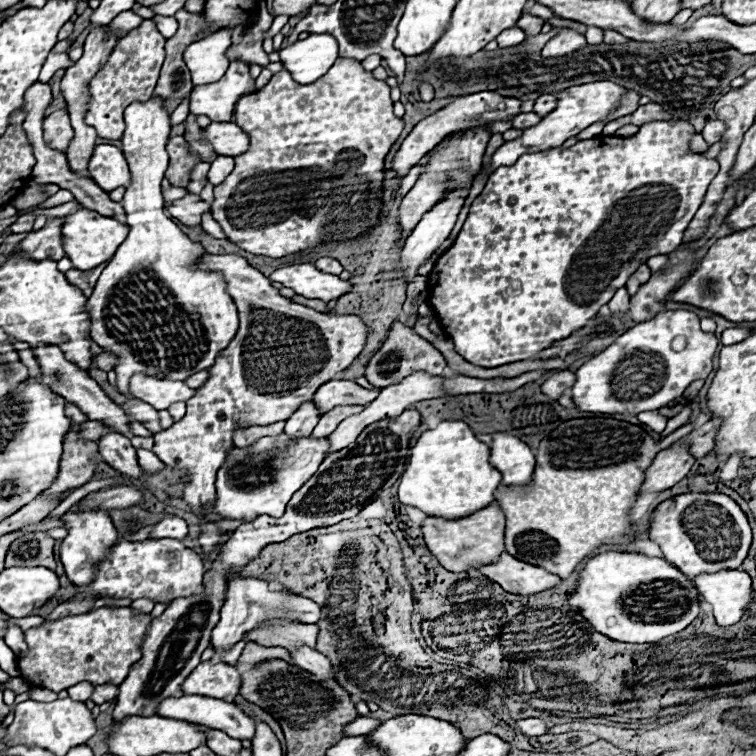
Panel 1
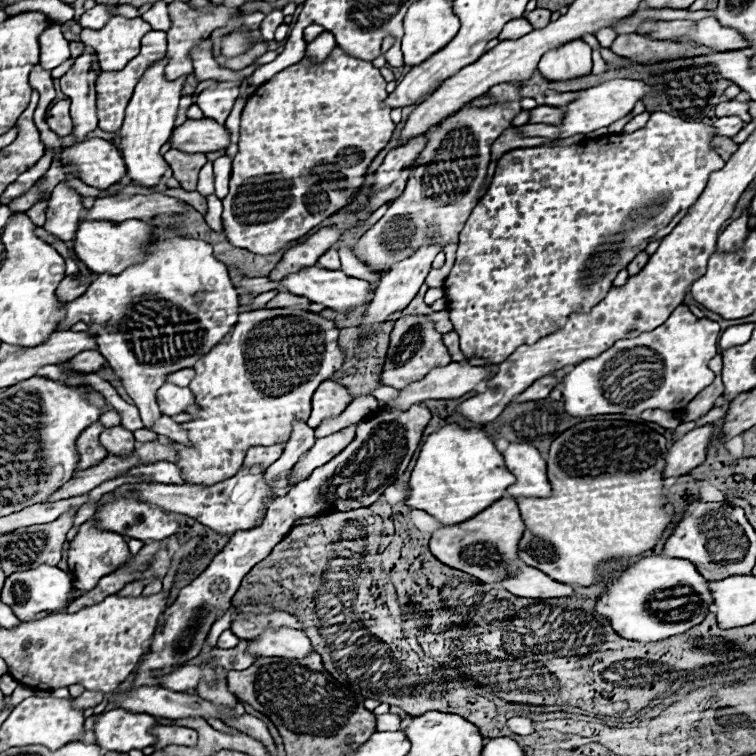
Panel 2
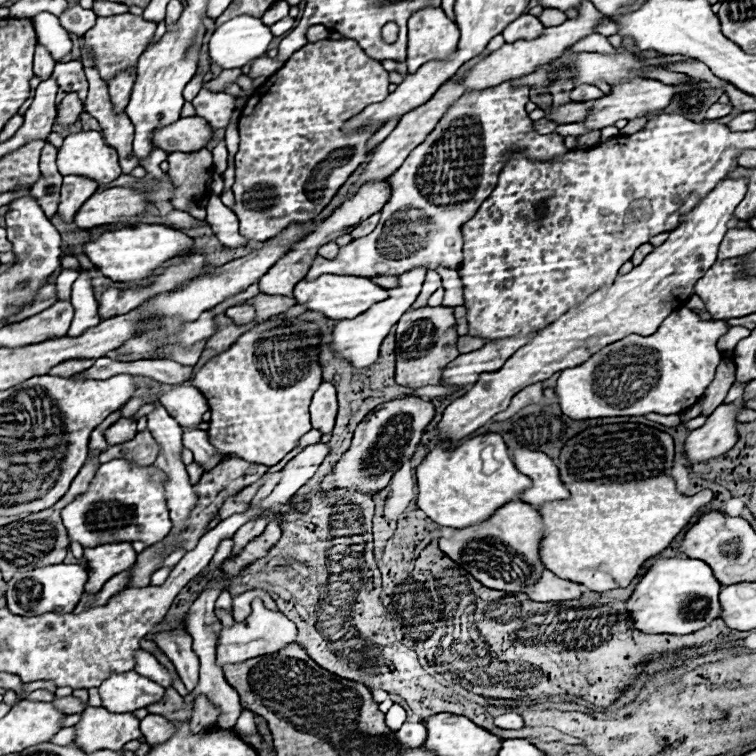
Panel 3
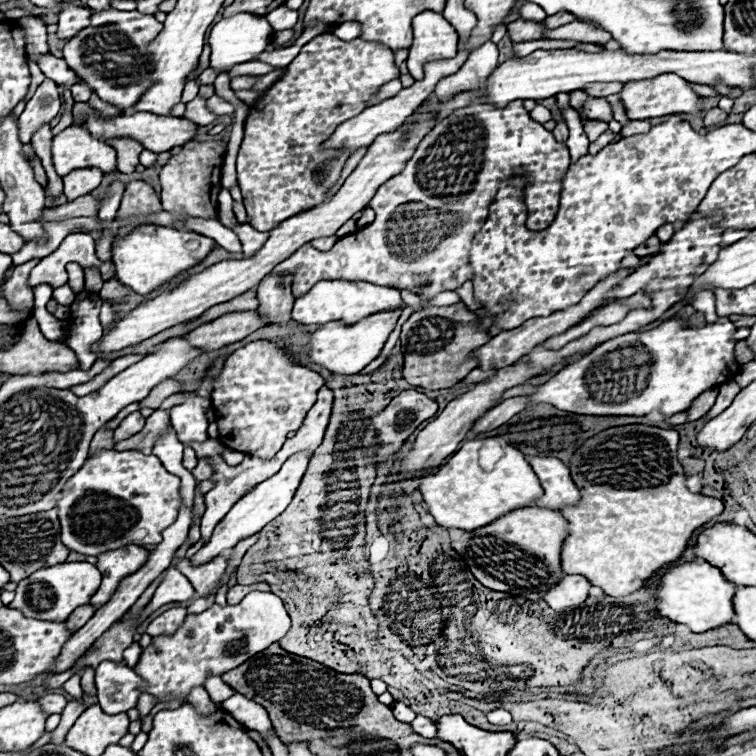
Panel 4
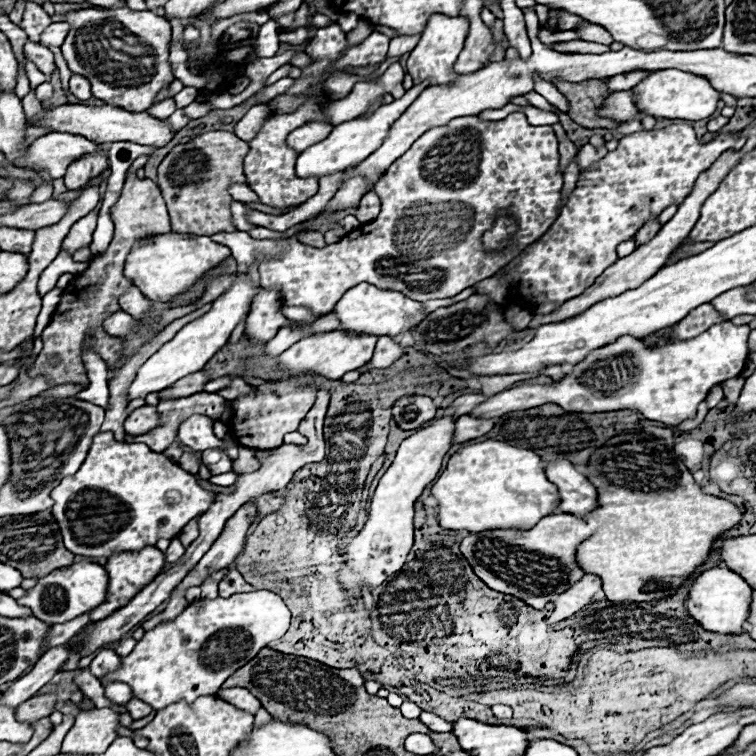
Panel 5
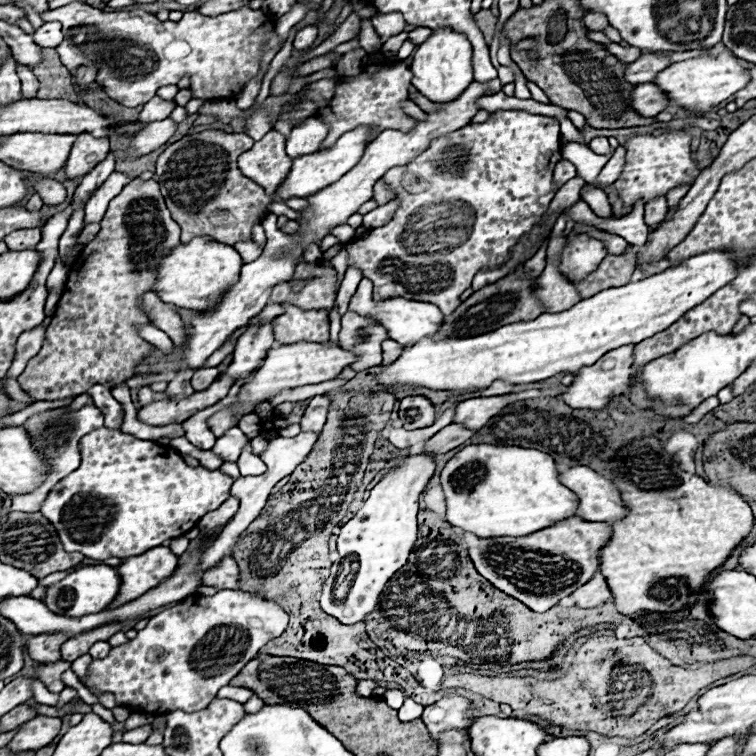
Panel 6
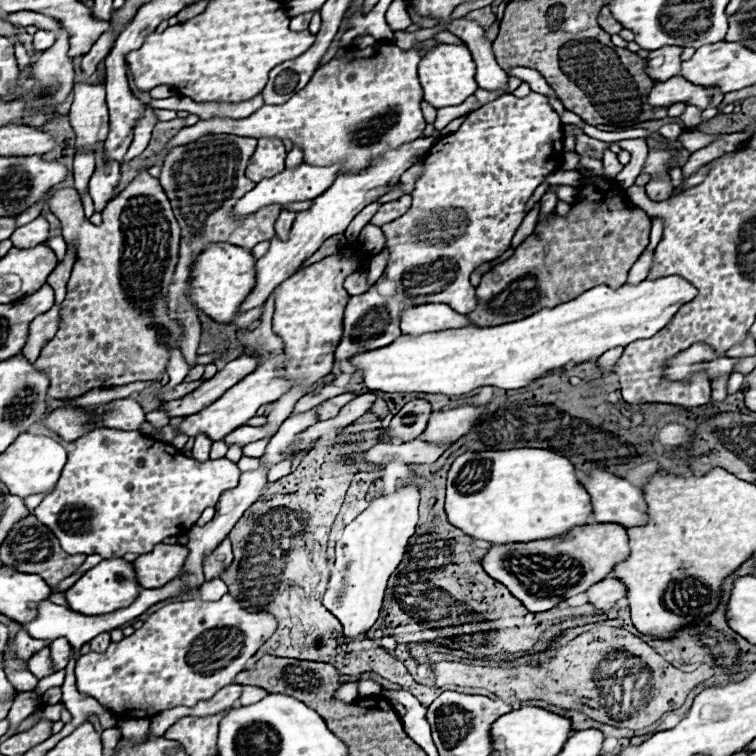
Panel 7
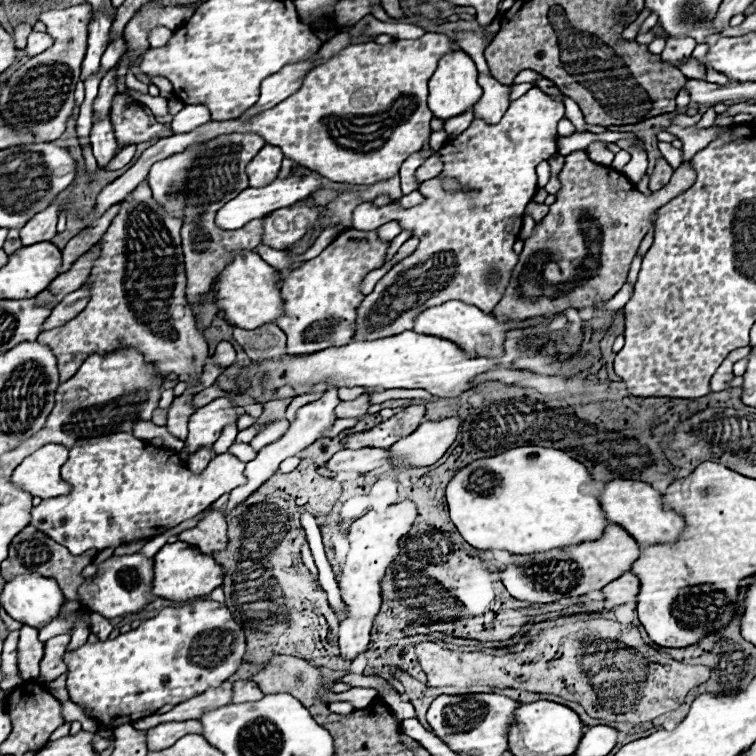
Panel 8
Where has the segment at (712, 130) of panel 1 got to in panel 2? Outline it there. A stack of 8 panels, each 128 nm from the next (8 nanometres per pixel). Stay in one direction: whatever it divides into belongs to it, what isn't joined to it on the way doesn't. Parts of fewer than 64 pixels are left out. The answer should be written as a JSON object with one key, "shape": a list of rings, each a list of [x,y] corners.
{"shape":[[[724,116],[714,122],[718,136],[728,136],[728,138],[736,136],[744,126],[746,126],[746,122],[742,122],[738,116]]]}

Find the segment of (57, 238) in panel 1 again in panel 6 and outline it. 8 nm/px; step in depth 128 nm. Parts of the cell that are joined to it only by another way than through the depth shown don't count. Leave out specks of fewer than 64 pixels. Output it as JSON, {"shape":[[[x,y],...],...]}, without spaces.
{"shape":[[[88,132],[76,134],[76,142],[74,142],[68,162],[66,162],[66,176],[70,180],[74,180],[76,176],[90,172],[100,160],[106,158],[108,152],[110,152],[110,138],[108,136],[94,138]]]}

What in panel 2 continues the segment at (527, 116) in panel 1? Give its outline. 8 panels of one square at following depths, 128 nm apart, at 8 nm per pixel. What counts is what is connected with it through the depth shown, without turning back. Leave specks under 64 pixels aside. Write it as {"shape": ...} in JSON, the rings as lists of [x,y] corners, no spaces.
{"shape":[[[538,106],[532,110],[530,124],[560,124],[564,118],[566,108],[552,108],[552,106]]]}

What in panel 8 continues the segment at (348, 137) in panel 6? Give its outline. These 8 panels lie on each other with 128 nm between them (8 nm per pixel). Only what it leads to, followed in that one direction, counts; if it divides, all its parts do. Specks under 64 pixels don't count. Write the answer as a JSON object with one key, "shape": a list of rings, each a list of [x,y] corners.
{"shape":[[[316,174],[310,176],[302,176],[302,178],[284,178],[284,180],[274,180],[264,188],[246,188],[244,192],[240,192],[240,196],[236,196],[234,200],[230,200],[228,204],[224,204],[218,212],[216,212],[216,226],[224,228],[224,230],[236,230],[242,228],[244,224],[248,224],[250,220],[256,218],[264,218],[266,214],[278,210],[278,208],[286,208],[296,204],[298,200],[310,196],[310,192],[320,190],[322,184],[318,180]]]}

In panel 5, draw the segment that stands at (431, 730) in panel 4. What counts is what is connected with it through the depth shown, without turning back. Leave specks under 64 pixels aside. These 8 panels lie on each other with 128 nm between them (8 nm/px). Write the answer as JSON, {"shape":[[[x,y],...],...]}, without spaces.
{"shape":[[[422,712],[422,714],[420,714],[420,720],[422,720],[432,732],[450,732],[450,730],[452,730],[452,722],[440,718],[440,716],[434,714],[434,712]]]}

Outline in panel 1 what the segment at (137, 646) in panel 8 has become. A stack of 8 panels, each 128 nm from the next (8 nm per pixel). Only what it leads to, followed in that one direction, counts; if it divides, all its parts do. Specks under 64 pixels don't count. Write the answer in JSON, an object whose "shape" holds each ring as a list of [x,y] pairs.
{"shape":[[[300,646],[296,650],[288,650],[288,654],[290,654],[294,664],[298,664],[300,668],[316,674],[318,680],[326,680],[328,676],[334,676],[334,670],[332,670],[332,664],[328,662],[328,658],[320,652],[316,652],[314,648]]]}

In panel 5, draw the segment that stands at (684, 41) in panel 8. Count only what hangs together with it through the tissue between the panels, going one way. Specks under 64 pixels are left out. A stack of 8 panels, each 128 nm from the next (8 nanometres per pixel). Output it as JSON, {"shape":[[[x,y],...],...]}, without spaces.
{"shape":[[[636,70],[636,72],[624,72],[624,74],[616,74],[608,80],[608,88],[612,92],[620,92],[620,90],[630,90],[634,88],[638,82],[642,82],[646,76],[650,76],[648,70]]]}

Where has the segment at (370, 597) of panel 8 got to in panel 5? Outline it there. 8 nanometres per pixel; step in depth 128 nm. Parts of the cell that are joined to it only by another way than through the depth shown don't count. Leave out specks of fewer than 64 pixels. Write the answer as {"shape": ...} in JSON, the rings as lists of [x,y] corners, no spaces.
{"shape":[[[446,408],[440,420],[434,420],[430,426],[406,438],[400,444],[394,462],[390,464],[386,474],[380,478],[370,502],[366,524],[356,536],[348,538],[348,544],[346,544],[346,558],[352,558],[352,562],[350,560],[346,562],[348,566],[342,572],[340,582],[348,600],[356,600],[358,592],[366,592],[370,588],[380,586],[404,566],[406,556],[410,554],[410,548],[414,544],[412,504],[422,494],[422,490],[438,476],[442,468],[442,458],[452,446],[454,420],[450,416],[452,416],[452,410]]]}

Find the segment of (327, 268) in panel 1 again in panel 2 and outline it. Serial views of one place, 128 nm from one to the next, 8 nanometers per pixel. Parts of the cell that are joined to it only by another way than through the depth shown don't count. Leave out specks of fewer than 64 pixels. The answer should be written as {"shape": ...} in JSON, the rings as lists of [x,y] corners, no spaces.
{"shape":[[[330,248],[328,252],[324,252],[324,254],[320,256],[318,264],[320,264],[322,268],[328,268],[328,270],[338,270],[338,268],[340,268],[340,258],[338,258],[338,250]]]}

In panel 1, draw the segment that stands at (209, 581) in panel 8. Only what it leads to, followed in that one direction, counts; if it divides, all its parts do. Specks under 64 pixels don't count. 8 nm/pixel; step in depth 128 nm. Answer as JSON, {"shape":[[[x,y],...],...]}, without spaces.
{"shape":[[[72,510],[64,514],[62,520],[66,522],[66,528],[68,528],[68,536],[62,540],[62,546],[60,546],[60,560],[64,564],[66,576],[76,586],[88,586],[96,578],[96,566],[102,560],[106,560],[112,546],[116,546],[118,532],[106,510],[94,510],[94,512]]]}

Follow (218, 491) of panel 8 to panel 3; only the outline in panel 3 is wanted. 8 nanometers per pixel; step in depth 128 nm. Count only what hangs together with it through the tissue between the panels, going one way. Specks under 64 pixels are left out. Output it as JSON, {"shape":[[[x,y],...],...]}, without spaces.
{"shape":[[[114,458],[100,464],[88,490],[62,510],[62,522],[68,530],[68,538],[80,542],[84,548],[94,548],[98,544],[112,544],[112,542],[144,542],[146,546],[160,542],[164,536],[168,536],[172,528],[164,496],[164,484],[166,484],[166,474],[154,468],[154,464],[138,466],[124,458]]]}

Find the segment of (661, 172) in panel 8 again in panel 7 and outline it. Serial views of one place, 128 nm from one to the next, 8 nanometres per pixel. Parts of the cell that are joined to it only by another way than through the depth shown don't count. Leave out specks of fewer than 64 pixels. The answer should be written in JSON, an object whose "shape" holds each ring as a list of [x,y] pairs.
{"shape":[[[664,174],[664,176],[656,178],[656,180],[650,180],[650,182],[646,184],[646,194],[648,194],[650,200],[654,200],[654,202],[668,200],[668,198],[672,196],[672,190],[674,190],[674,186],[672,186],[668,174]]]}

